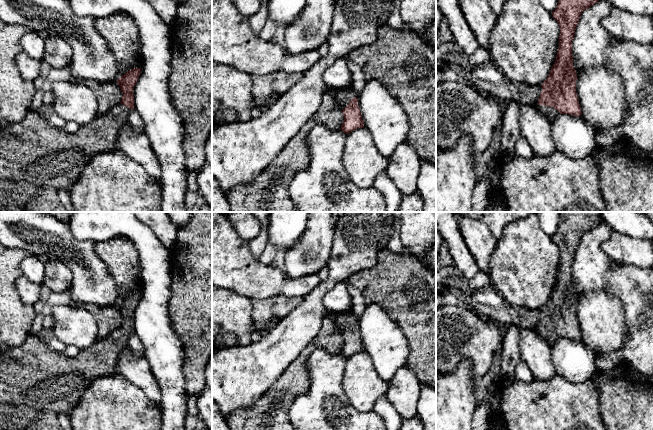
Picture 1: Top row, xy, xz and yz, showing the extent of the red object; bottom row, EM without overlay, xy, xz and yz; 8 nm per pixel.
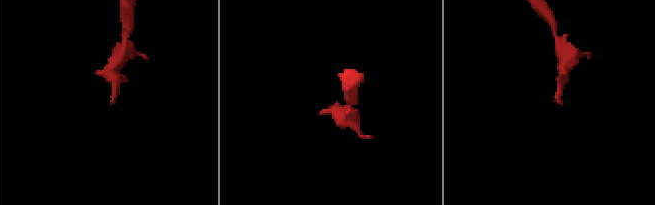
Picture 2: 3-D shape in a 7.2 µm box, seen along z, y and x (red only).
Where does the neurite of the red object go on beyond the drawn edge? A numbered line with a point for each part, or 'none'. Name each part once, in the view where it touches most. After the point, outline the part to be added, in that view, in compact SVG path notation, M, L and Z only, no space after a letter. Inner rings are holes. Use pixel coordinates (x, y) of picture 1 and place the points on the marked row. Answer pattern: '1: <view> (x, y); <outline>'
1: yz (550, 113); M538 105L538 108L550 124L553 123L555 118L560 114L555 108L546 105Z

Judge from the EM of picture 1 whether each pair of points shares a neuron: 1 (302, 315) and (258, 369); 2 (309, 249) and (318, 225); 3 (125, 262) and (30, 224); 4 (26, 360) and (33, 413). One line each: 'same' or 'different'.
1: same
2: same
3: different
4: same

